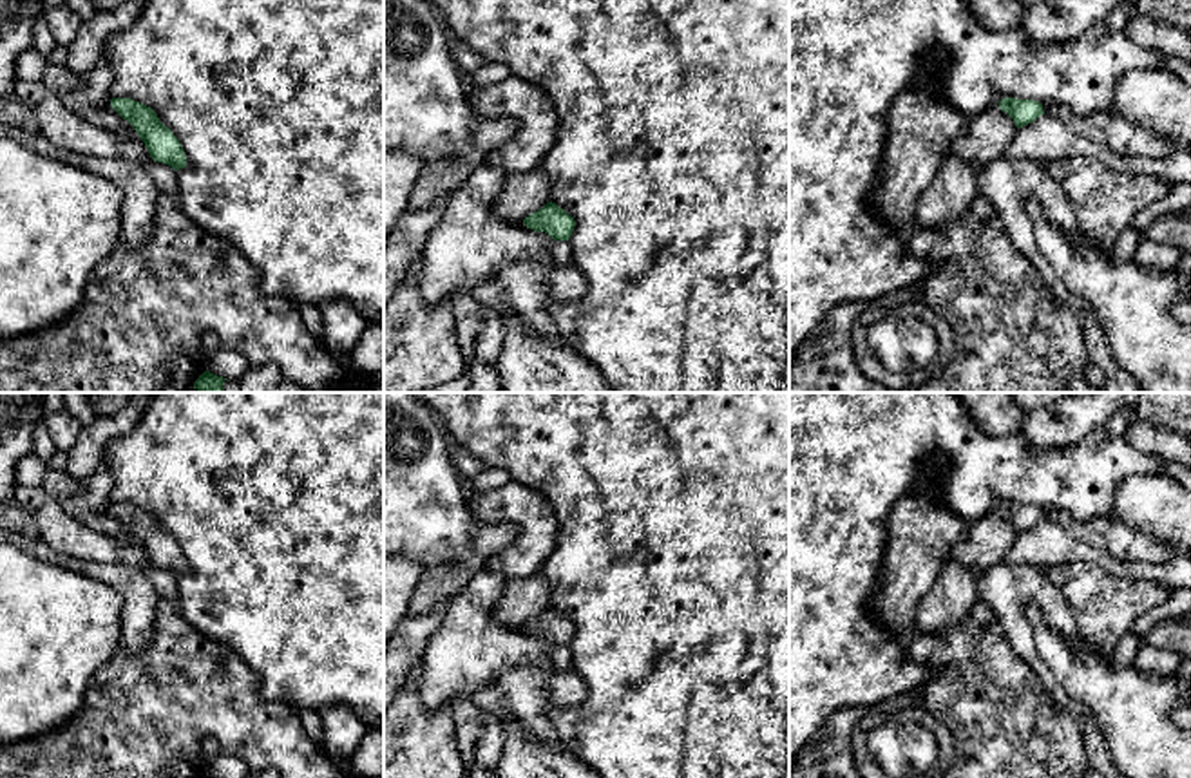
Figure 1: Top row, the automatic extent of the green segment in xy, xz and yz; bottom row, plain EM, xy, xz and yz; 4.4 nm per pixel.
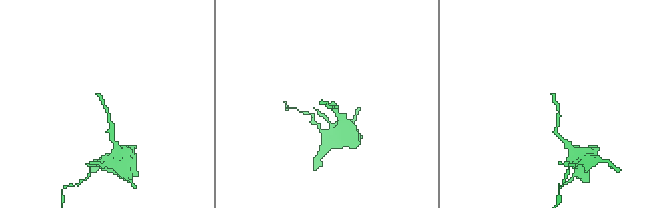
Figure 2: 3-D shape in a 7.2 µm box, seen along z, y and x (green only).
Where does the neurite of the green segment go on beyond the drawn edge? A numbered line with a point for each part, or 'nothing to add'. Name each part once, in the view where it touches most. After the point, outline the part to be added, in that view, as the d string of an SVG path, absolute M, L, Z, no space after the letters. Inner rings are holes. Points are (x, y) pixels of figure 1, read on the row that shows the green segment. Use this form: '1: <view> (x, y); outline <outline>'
nothing to add

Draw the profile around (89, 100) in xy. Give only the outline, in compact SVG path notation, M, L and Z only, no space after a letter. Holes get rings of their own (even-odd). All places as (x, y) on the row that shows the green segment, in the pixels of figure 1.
M96 65L92 71L80 76L83 81L81 87L74 87L72 90L60 92L62 103L74 114L94 119L96 125L123 132L129 138L136 138L138 132L134 127L123 119L112 107L110 107L110 83L114 74L107 65Z

